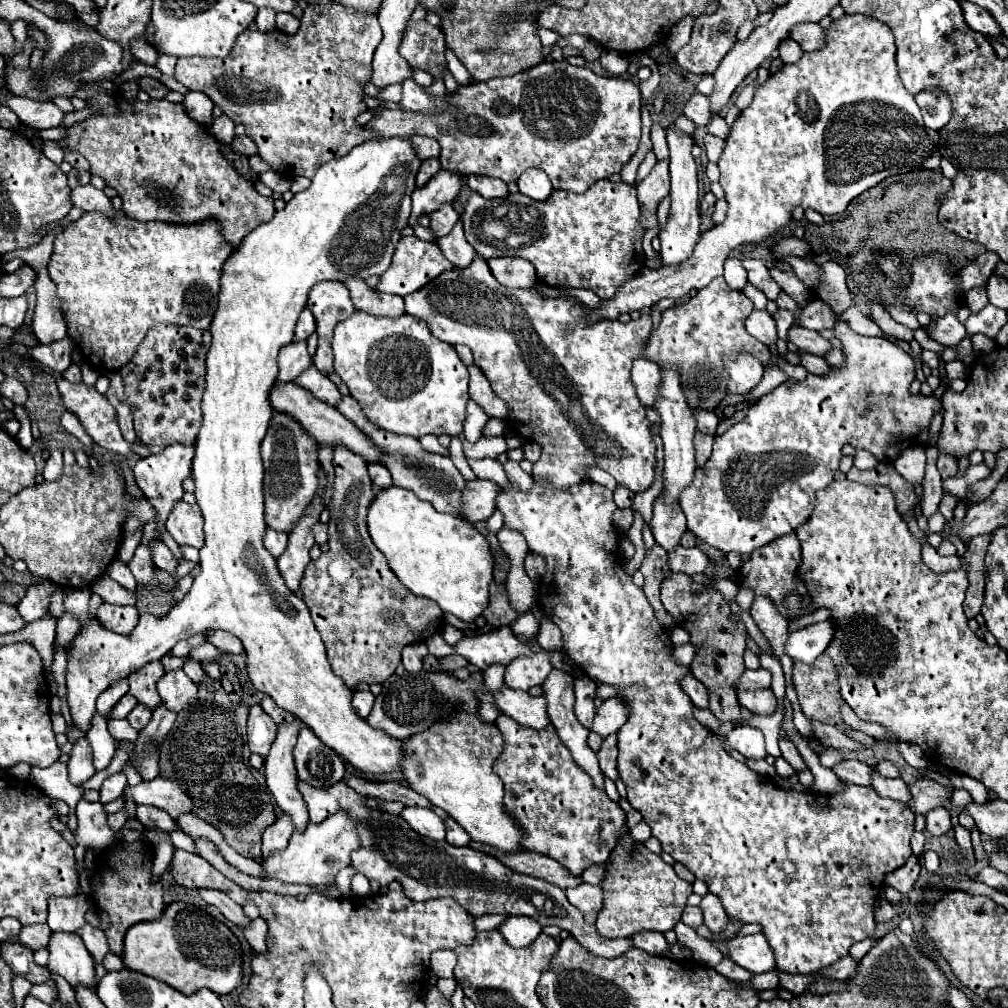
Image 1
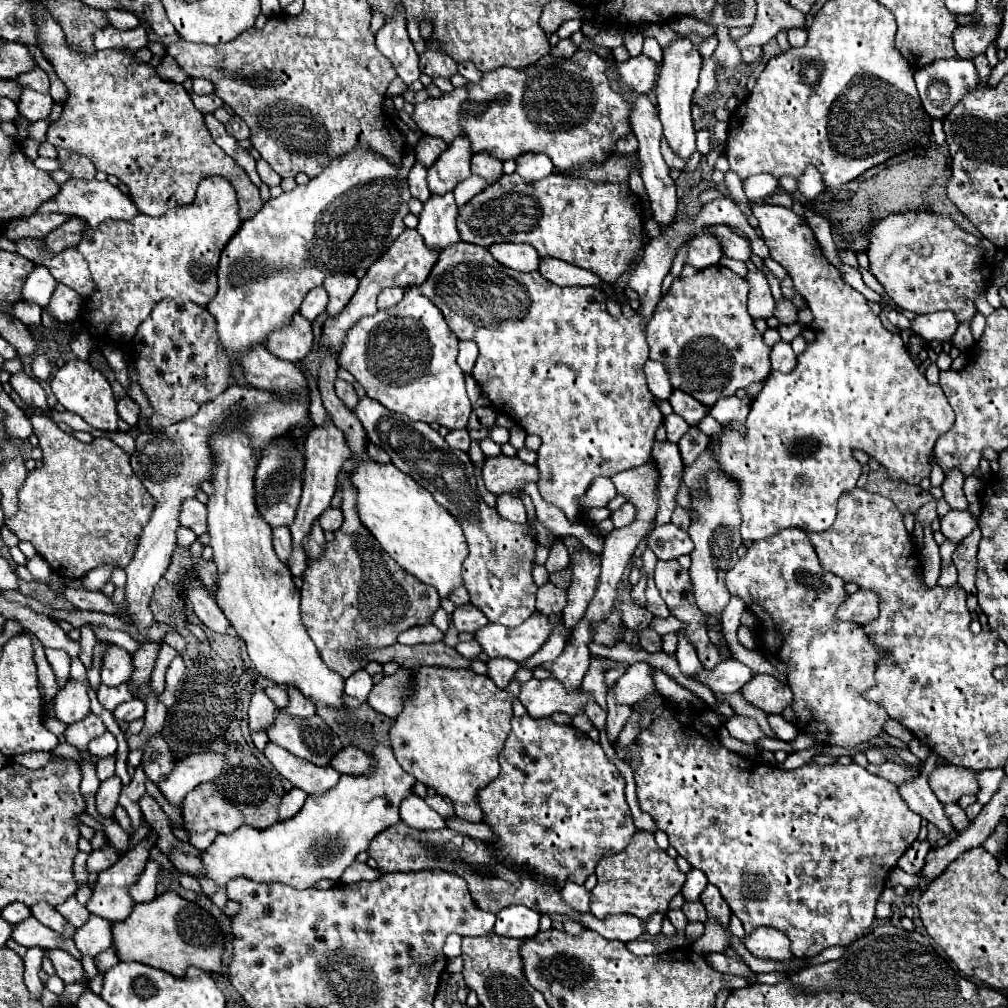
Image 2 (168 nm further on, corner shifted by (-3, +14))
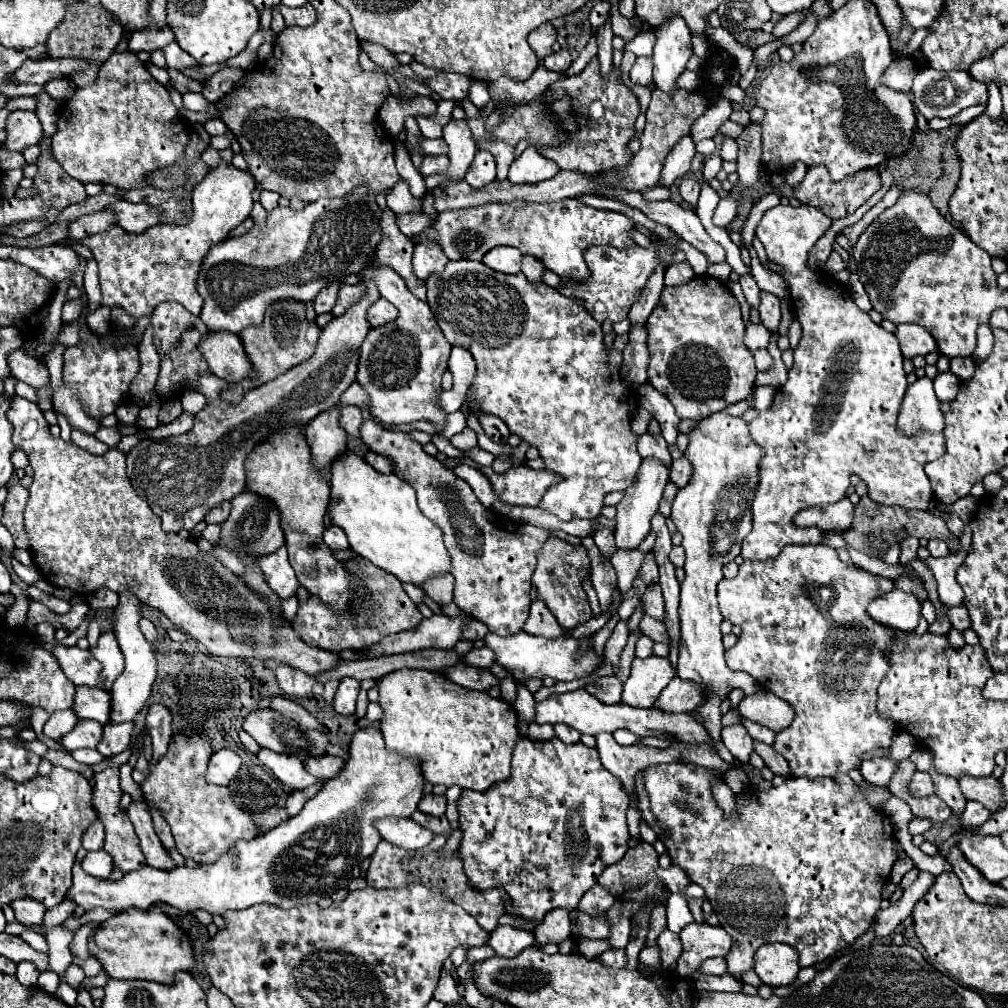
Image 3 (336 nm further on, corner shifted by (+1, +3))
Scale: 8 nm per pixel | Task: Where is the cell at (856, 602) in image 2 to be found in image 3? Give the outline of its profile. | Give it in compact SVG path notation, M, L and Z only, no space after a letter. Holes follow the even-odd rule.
M892 589L884 597L870 601L866 613L880 625L886 625L898 631L912 631L918 625L920 601L912 593Z

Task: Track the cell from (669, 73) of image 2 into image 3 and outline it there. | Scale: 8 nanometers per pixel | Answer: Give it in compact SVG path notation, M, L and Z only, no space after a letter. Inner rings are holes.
M674 17L674 19L666 21L664 25L660 25L654 33L658 37L658 41L654 45L654 57L652 57L654 59L654 83L664 93L676 93L678 91L676 81L678 81L680 73L686 71L686 63L688 63L688 59L692 55L692 41L690 41L692 35L690 35L690 29L682 21L682 17Z

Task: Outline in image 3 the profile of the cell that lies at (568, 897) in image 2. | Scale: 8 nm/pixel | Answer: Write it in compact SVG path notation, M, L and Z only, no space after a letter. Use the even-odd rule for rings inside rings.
M554 909L550 913L546 913L544 921L540 927L534 929L534 937L536 937L536 945L542 943L560 943L570 935L572 927L572 919L570 919L570 911L568 909Z

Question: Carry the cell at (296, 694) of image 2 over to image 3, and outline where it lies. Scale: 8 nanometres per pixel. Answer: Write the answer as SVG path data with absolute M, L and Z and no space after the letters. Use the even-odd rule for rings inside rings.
M278 665L276 667L276 679L280 689L290 697L290 699L302 699L310 695L314 679L308 677L306 673L290 667L290 665Z

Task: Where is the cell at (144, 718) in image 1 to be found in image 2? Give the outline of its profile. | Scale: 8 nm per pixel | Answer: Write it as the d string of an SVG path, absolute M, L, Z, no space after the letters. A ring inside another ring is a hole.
M134 698L130 702L124 702L122 706L118 706L114 710L114 718L116 722L132 722L132 720L138 720L138 718L144 718L144 712L146 712L146 706L140 698Z

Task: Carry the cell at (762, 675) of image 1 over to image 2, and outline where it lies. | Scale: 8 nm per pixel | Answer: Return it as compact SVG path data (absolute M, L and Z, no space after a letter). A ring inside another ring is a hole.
M730 658L726 662L720 662L716 668L708 670L708 668L702 668L700 672L694 674L694 680L702 682L704 686L708 686L714 694L734 694L734 692L740 692L740 688L750 682L752 678L752 670Z

